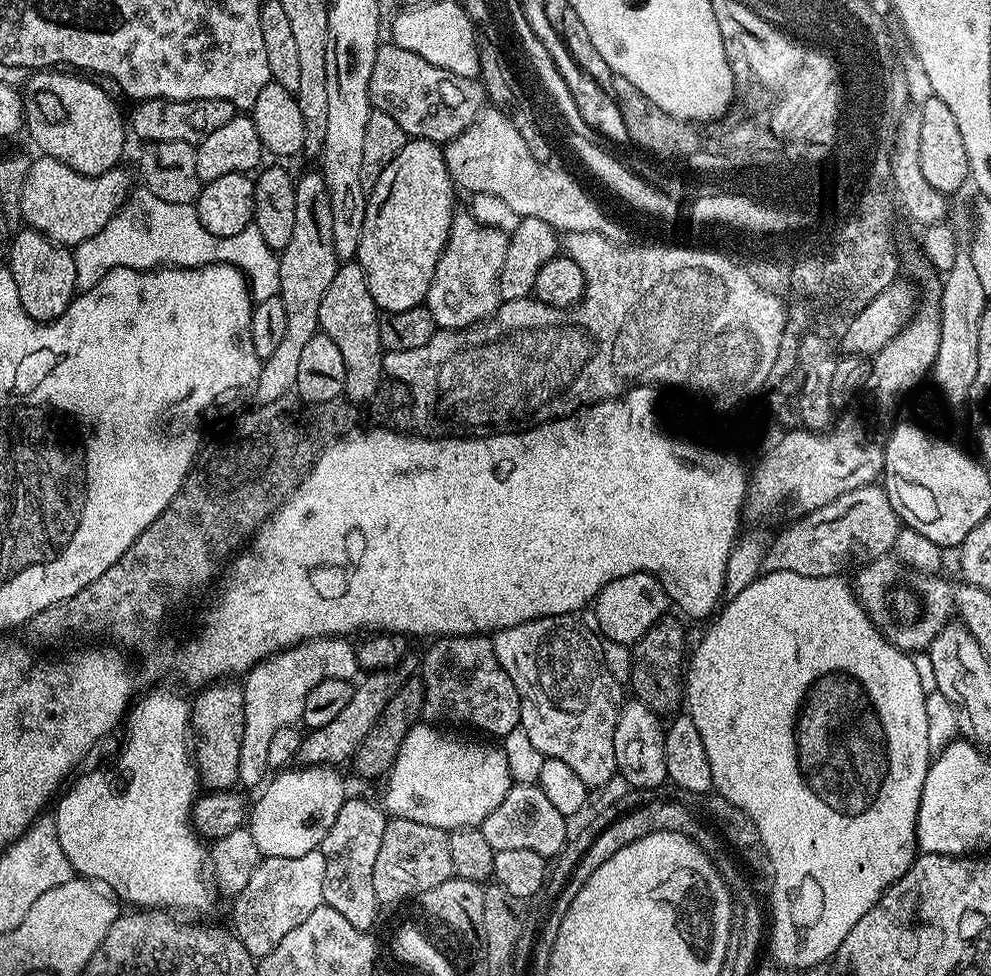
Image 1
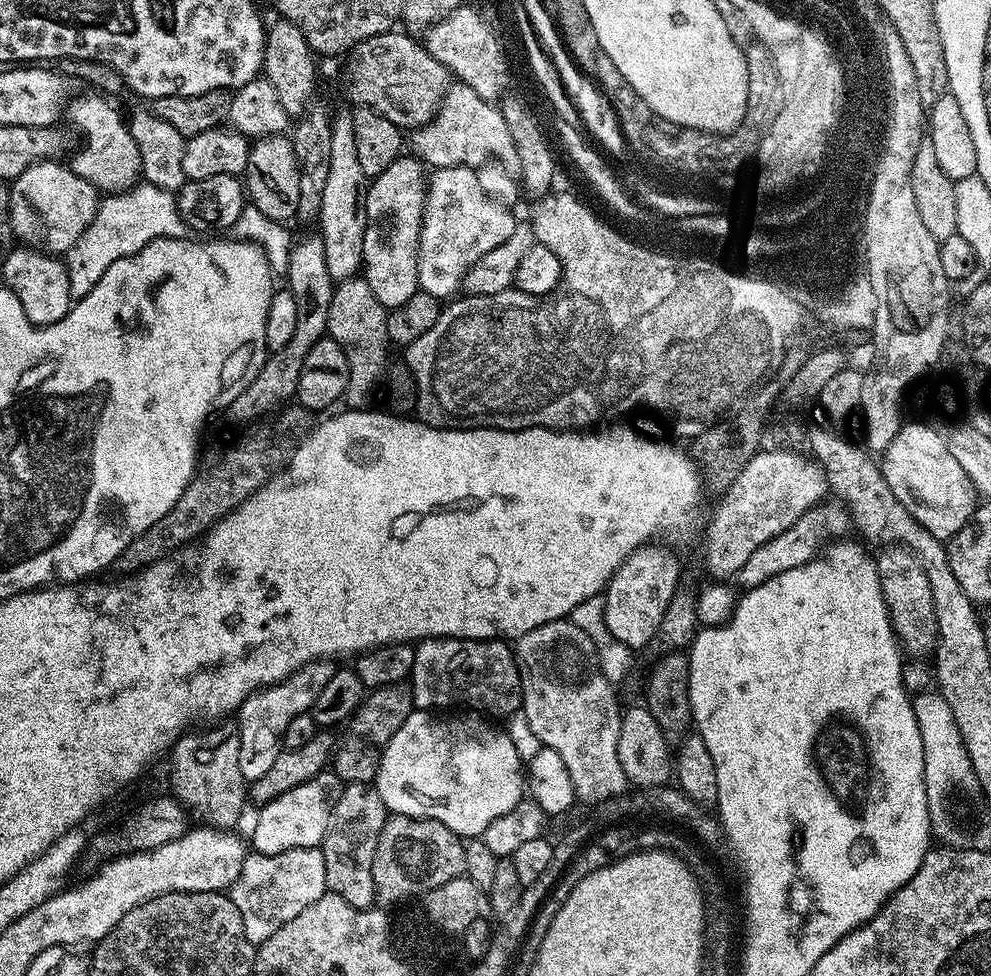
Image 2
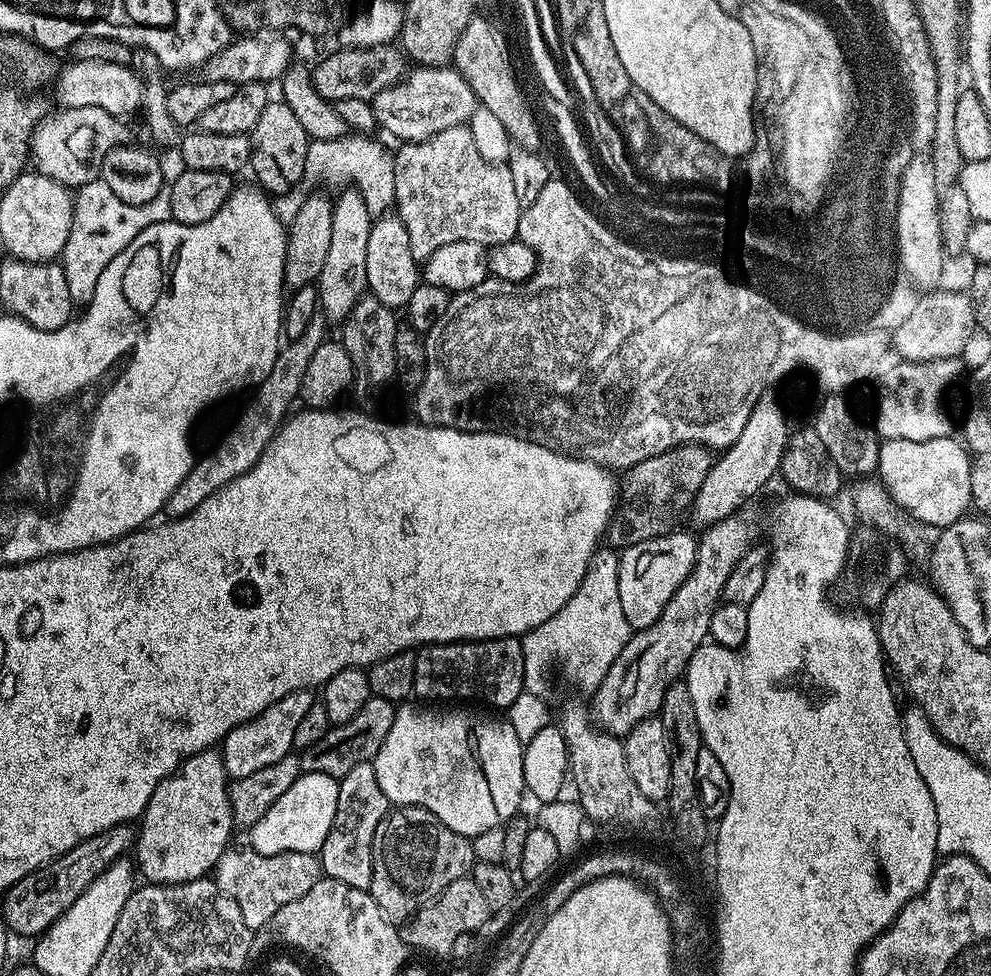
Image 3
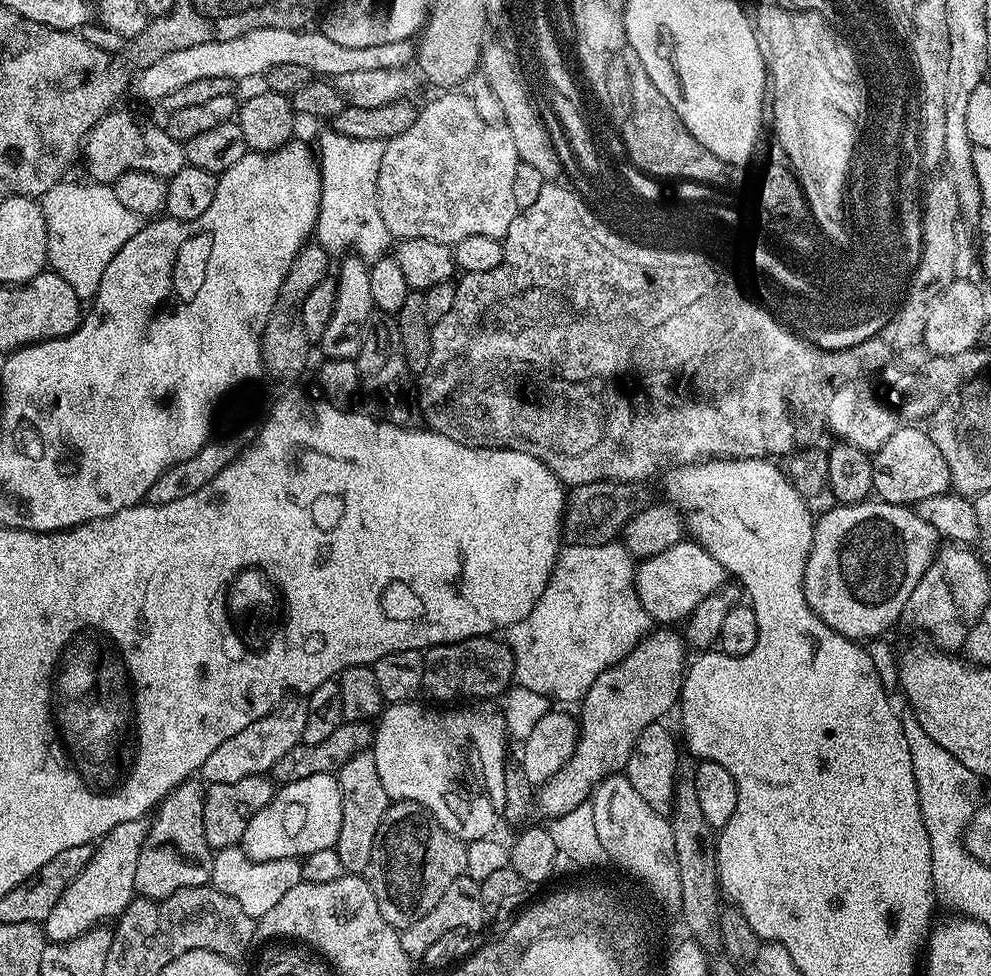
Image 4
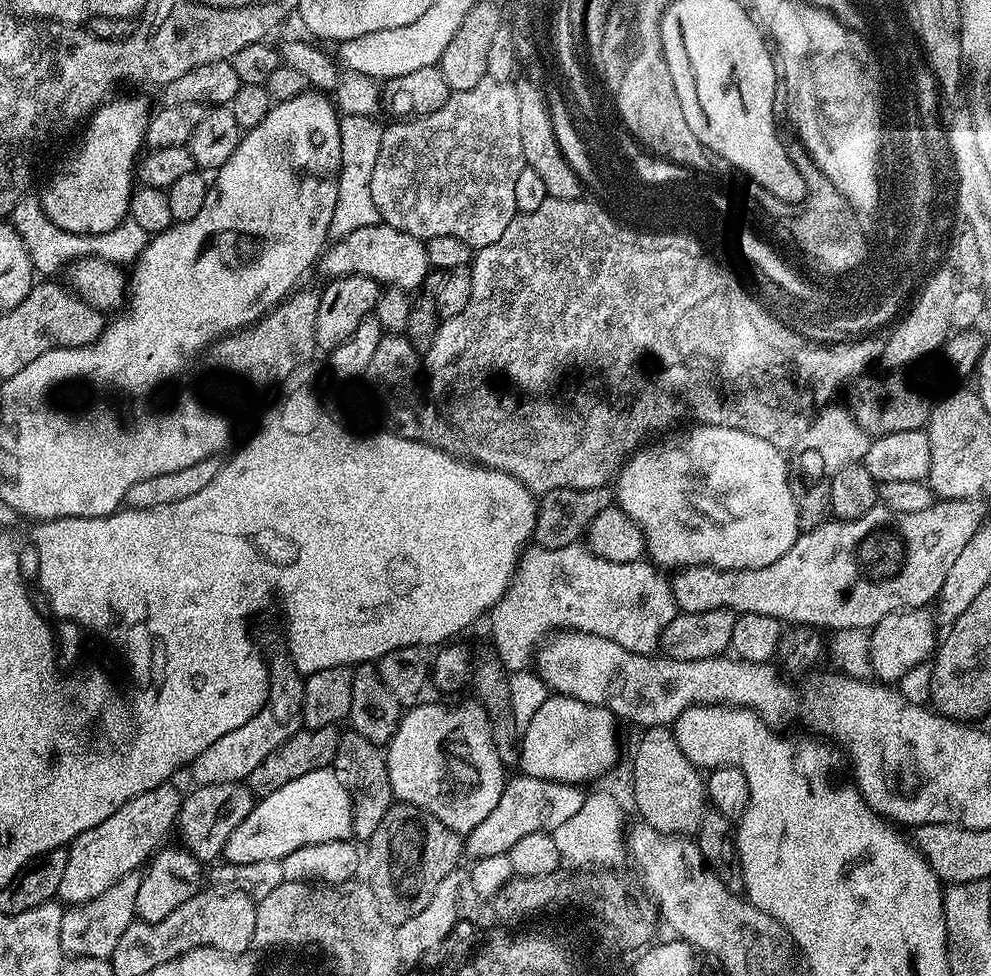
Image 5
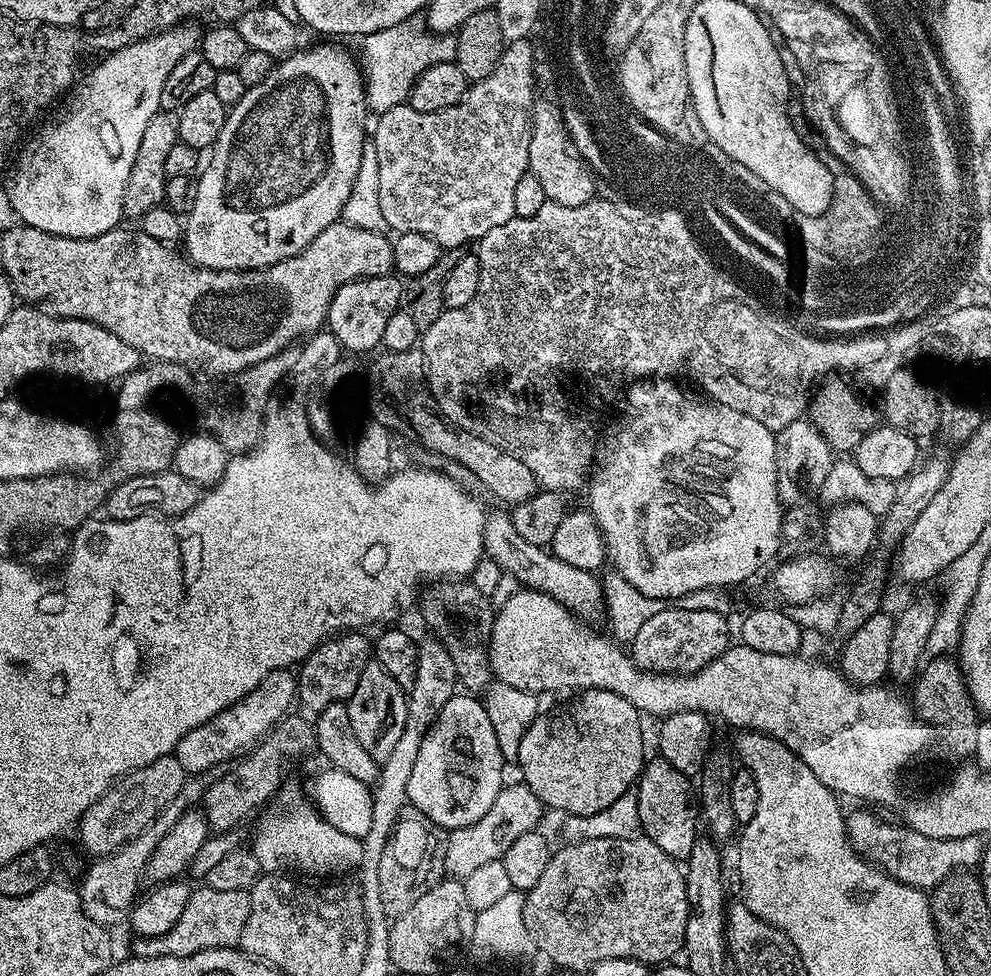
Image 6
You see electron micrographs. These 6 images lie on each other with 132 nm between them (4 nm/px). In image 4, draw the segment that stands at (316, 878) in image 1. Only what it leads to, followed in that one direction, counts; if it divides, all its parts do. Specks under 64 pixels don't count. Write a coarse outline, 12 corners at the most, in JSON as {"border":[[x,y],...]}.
{"border":[[212,857],[211,887],[262,917],[302,882],[297,858]]}

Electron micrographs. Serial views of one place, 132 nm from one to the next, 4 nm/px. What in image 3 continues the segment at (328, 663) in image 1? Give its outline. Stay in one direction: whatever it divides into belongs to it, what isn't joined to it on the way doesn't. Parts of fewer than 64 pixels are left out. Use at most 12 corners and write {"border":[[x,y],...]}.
{"border":[[291,692],[230,730],[222,755],[232,780],[293,751],[313,703]]}

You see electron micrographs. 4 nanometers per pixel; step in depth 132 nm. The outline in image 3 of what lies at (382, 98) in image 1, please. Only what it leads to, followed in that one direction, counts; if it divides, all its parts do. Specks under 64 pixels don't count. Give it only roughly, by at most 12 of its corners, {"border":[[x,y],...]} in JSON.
{"border":[[395,43],[340,46],[310,68],[329,102],[370,102],[406,75]]}

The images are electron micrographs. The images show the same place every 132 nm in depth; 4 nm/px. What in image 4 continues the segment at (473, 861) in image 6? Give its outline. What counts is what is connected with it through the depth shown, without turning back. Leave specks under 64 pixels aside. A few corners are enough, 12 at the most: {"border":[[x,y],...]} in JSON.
{"border":[[649,631],[578,704],[570,762],[539,785],[555,818],[627,769],[677,707],[686,640]]}

